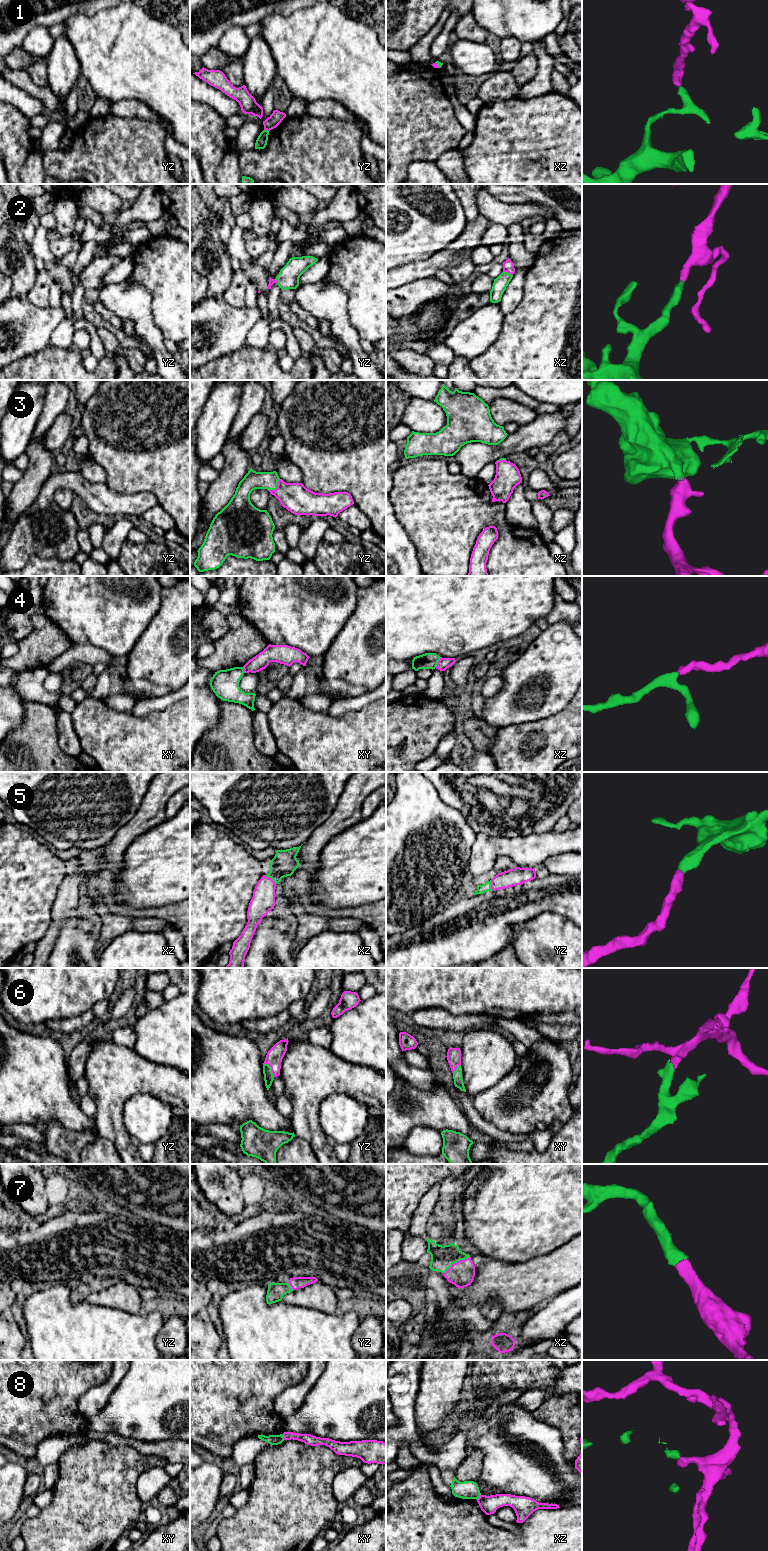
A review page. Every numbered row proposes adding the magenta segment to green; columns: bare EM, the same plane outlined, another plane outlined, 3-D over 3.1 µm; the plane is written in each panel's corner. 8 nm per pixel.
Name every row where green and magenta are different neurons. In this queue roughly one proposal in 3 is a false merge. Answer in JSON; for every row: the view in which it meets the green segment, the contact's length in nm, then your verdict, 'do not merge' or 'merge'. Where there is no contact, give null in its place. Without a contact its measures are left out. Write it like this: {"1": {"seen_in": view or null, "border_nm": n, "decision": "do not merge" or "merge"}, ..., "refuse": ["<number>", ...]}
{"1": {"seen_in": "yz", "border_nm": 40, "decision": "do not merge"}, "2": {"seen_in": "xz", "border_nm": 90, "decision": "merge"}, "3": {"seen_in": "yz", "border_nm": 140, "decision": "merge"}, "4": {"seen_in": "xz", "border_nm": 100, "decision": "do not merge"}, "5": {"seen_in": "xz", "border_nm": 120, "decision": "merge"}, "6": {"seen_in": "yz", "border_nm": 150, "decision": "merge"}, "7": {"seen_in": "xz", "border_nm": 240, "decision": "merge"}, "8": {"seen_in": "xy", "border_nm": 50, "decision": "do not merge"}, "refuse": ["1", "4", "8"]}

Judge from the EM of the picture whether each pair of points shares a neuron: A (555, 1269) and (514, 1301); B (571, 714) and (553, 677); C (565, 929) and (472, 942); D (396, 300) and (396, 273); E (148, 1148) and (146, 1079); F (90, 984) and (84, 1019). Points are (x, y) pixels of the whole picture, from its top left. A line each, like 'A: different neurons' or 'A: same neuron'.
A: same neuron
B: different neurons
C: different neurons
D: different neurons
E: different neurons
F: different neurons

